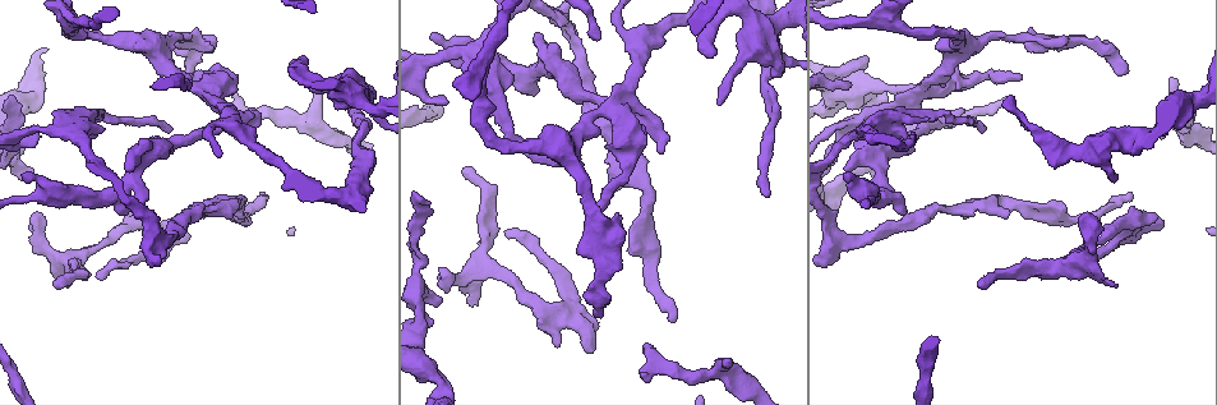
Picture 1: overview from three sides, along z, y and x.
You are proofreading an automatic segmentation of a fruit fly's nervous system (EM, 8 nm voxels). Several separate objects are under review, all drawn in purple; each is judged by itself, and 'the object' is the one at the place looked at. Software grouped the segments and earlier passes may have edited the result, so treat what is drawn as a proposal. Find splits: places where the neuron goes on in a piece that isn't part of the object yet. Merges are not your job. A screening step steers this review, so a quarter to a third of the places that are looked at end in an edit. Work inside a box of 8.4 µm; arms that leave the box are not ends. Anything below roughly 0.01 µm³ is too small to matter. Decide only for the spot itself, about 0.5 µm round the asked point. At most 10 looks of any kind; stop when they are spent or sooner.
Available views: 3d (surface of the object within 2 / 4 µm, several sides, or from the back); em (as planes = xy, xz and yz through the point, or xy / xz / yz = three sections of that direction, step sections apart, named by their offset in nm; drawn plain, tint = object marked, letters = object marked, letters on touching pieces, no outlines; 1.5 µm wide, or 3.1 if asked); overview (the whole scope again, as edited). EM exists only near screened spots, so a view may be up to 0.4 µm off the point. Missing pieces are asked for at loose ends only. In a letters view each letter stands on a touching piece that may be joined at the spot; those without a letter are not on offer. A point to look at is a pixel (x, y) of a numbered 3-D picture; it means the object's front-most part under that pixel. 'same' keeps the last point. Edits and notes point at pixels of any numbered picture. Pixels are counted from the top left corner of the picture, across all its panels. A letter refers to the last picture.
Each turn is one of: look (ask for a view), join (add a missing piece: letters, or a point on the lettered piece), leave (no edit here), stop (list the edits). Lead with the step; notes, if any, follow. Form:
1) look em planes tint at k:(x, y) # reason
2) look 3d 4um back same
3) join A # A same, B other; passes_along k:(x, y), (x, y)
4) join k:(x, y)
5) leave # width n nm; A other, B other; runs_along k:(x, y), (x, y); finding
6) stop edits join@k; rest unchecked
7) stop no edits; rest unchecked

look 3d 2um back at 1:(128, 213) # free end

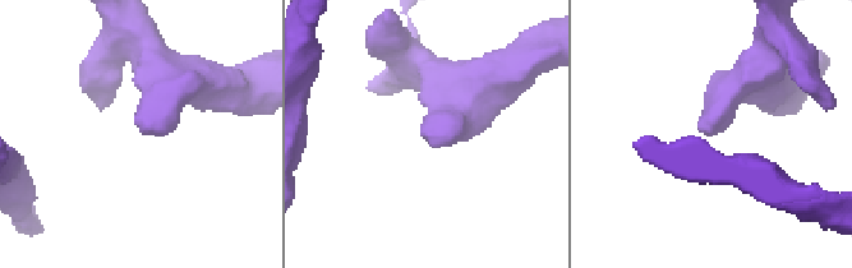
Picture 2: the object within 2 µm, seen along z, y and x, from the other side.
look em planes letters at 2:(428, 142)

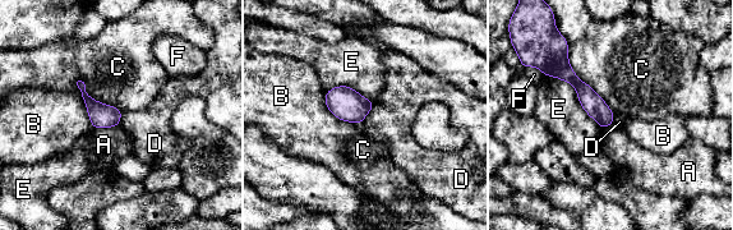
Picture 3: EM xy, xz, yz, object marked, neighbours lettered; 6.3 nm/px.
leave # width 140 nm; A other, B other, C other, D other, E other, F other; border 3:(374, 104), (360, 123); no lettered piece goes on from it

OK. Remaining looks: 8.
look em planes tint at 1:(235, 138) # free end

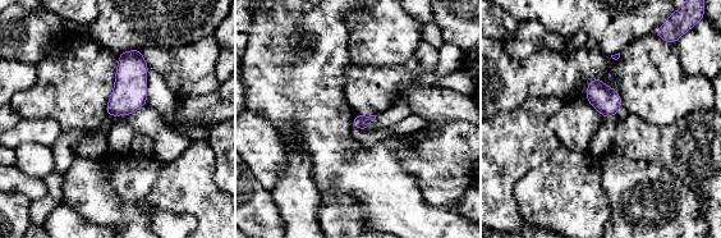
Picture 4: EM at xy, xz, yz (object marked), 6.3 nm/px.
look em planes letters same # what lies round it

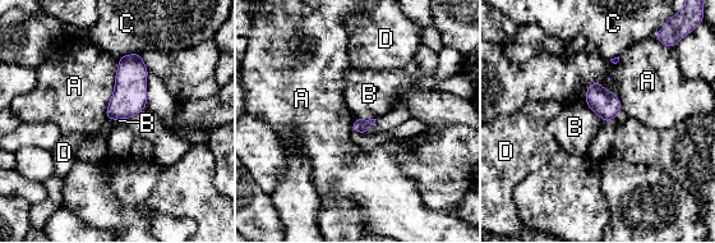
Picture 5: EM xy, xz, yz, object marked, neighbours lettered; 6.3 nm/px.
leave # A other, B other, C other, D other; no lettered piece goes on from it

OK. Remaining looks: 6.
look em xz step 4 tint at 1:(472, 306) # thin end

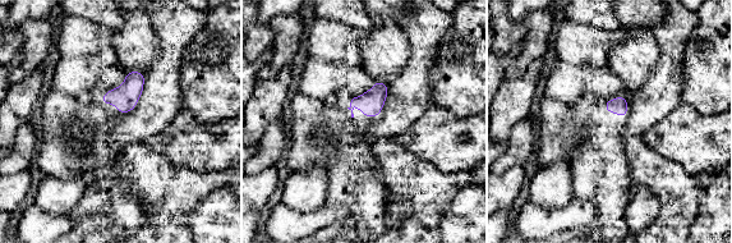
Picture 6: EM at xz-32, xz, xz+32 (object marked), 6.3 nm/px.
look em planes letters same

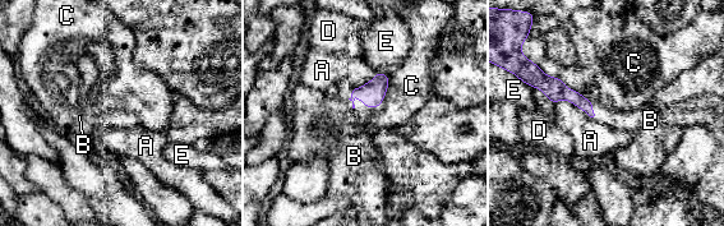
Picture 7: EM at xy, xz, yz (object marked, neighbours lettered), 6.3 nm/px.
join B # longest_contact C 120 nm; A other, B same, C other, D other, E other; the neuron continues

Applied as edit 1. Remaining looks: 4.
look em planes letters at 1:(720, 103) # branch stops here

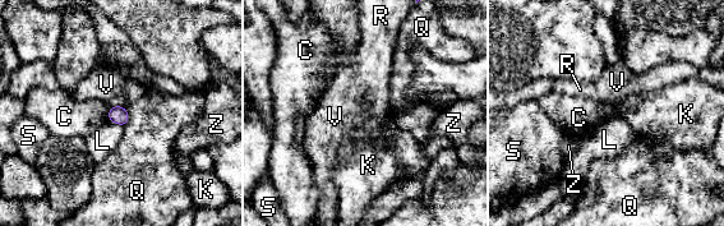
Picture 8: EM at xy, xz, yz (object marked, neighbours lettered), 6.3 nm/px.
leave # C other, K other, L other, Q other, R other, S other, V other, Z other; border 8:(125, 107), (128, 121), (123, 127); none of them fits

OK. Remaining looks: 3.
stop edits join@7; rest unchecked

